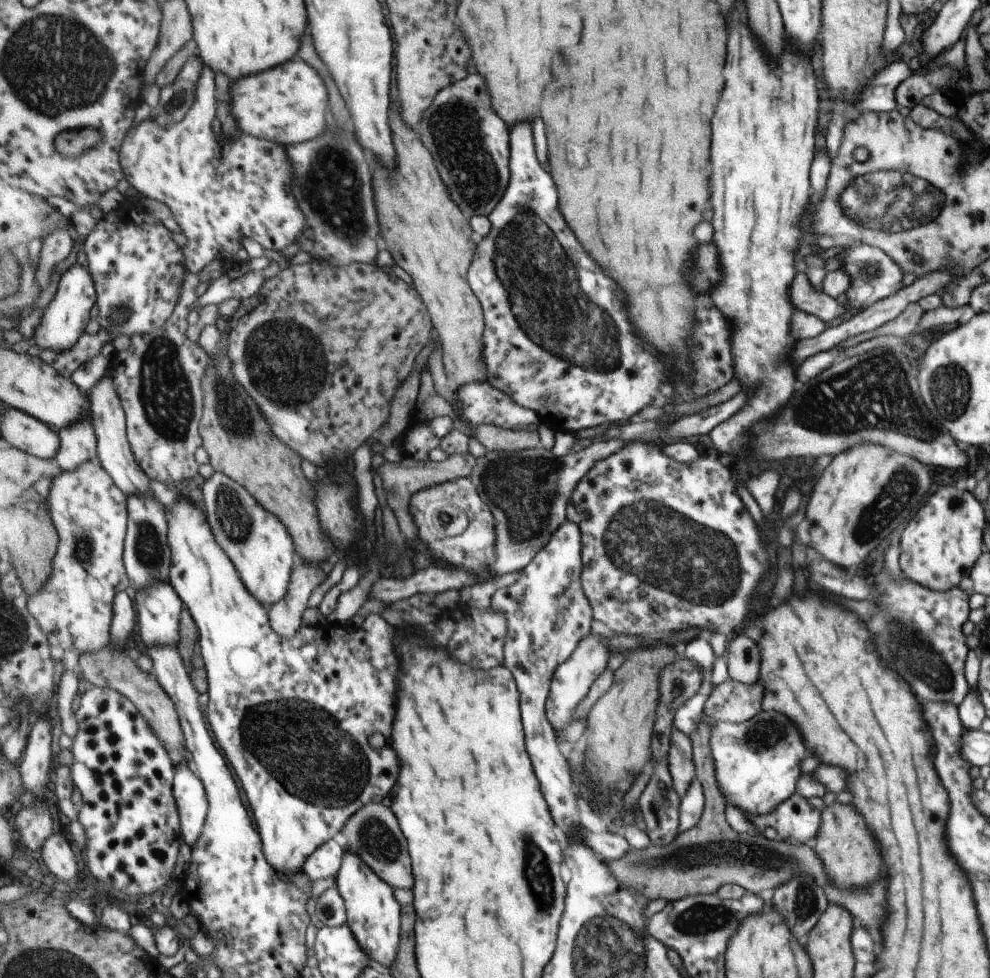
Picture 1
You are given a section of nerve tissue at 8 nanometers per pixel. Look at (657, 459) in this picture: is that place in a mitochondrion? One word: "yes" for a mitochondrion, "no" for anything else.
no

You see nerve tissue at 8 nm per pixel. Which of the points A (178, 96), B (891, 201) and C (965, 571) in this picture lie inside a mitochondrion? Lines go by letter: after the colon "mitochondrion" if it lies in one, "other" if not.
A: mitochondrion
B: mitochondrion
C: other

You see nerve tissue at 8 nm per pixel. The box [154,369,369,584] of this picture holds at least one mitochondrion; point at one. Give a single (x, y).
(236, 520)

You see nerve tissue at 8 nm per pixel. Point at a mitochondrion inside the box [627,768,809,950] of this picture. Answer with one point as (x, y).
(702, 918)

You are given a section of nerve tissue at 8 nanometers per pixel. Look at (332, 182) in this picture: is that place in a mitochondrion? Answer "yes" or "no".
yes

